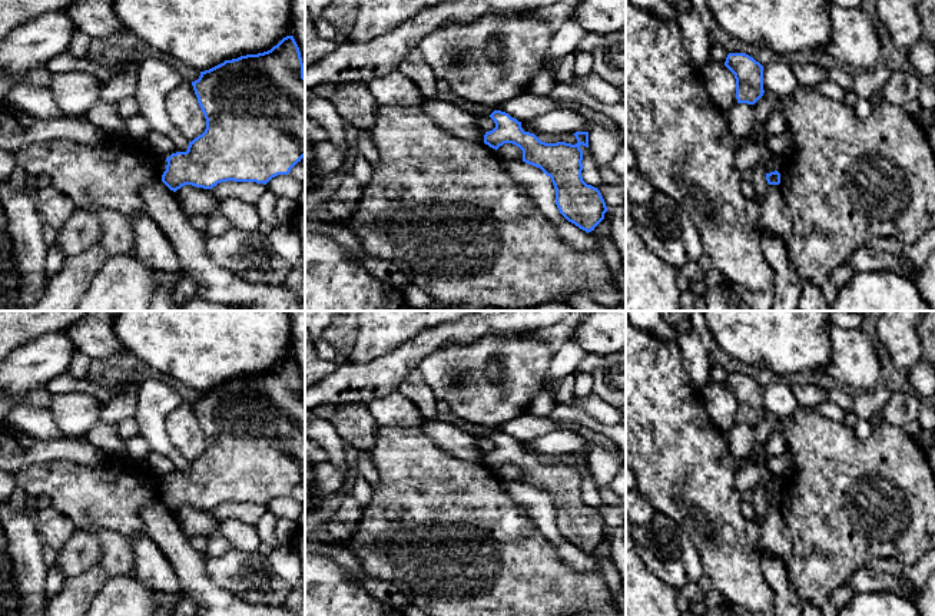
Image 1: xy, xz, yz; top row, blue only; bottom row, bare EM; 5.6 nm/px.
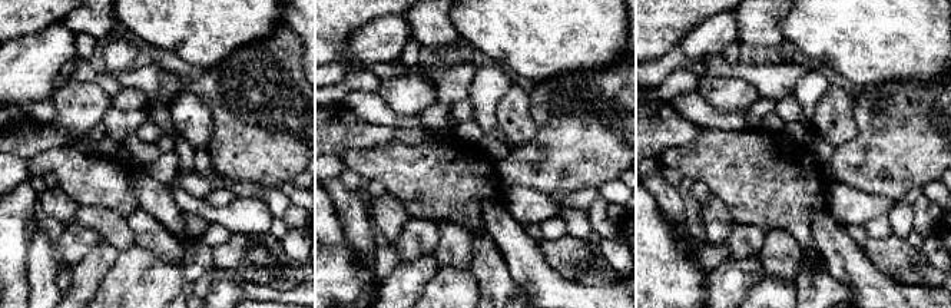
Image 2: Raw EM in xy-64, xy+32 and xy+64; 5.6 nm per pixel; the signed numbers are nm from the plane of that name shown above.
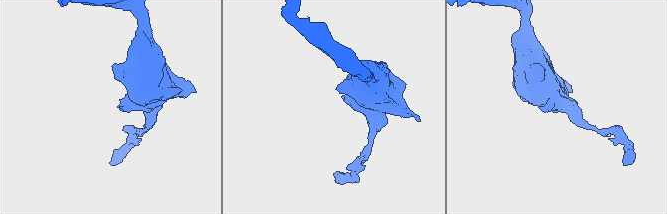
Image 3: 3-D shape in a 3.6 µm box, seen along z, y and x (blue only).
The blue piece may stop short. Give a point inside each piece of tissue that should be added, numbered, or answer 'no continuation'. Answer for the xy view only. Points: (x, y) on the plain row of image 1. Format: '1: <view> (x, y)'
no continuation

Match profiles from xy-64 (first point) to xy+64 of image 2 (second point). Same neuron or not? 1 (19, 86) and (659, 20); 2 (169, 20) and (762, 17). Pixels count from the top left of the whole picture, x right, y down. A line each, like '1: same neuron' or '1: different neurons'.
1: different neurons
2: different neurons

